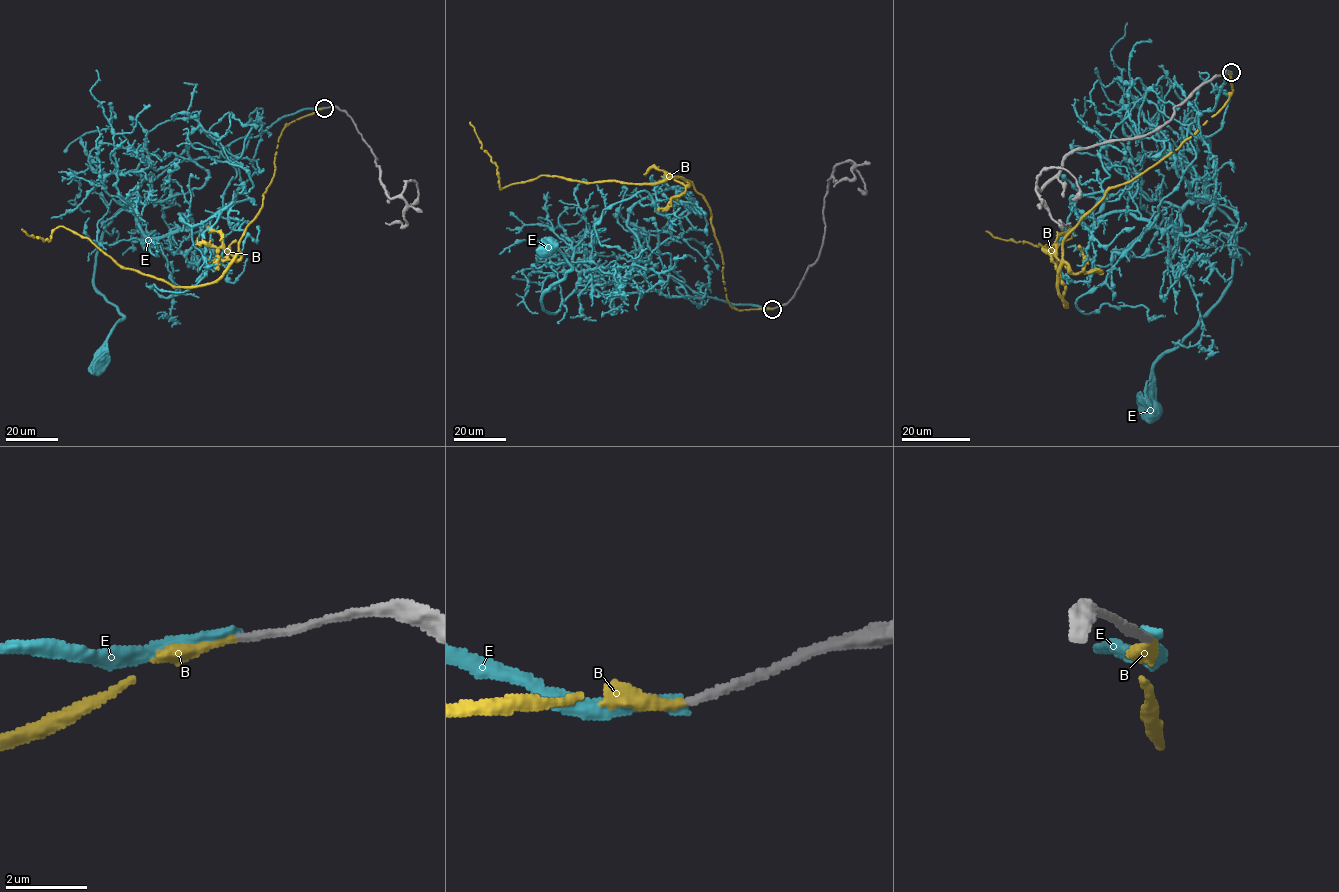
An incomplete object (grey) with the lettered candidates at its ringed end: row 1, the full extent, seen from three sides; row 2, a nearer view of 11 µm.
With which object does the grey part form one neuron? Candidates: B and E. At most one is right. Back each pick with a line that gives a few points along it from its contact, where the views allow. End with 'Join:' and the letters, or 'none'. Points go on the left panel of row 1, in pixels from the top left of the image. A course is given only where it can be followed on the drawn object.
B: course (324, 108), (282, 132), (262, 207), (211, 283), (172, 286), (121, 268), (61, 226), (49, 241), (22, 229)
Join: B

